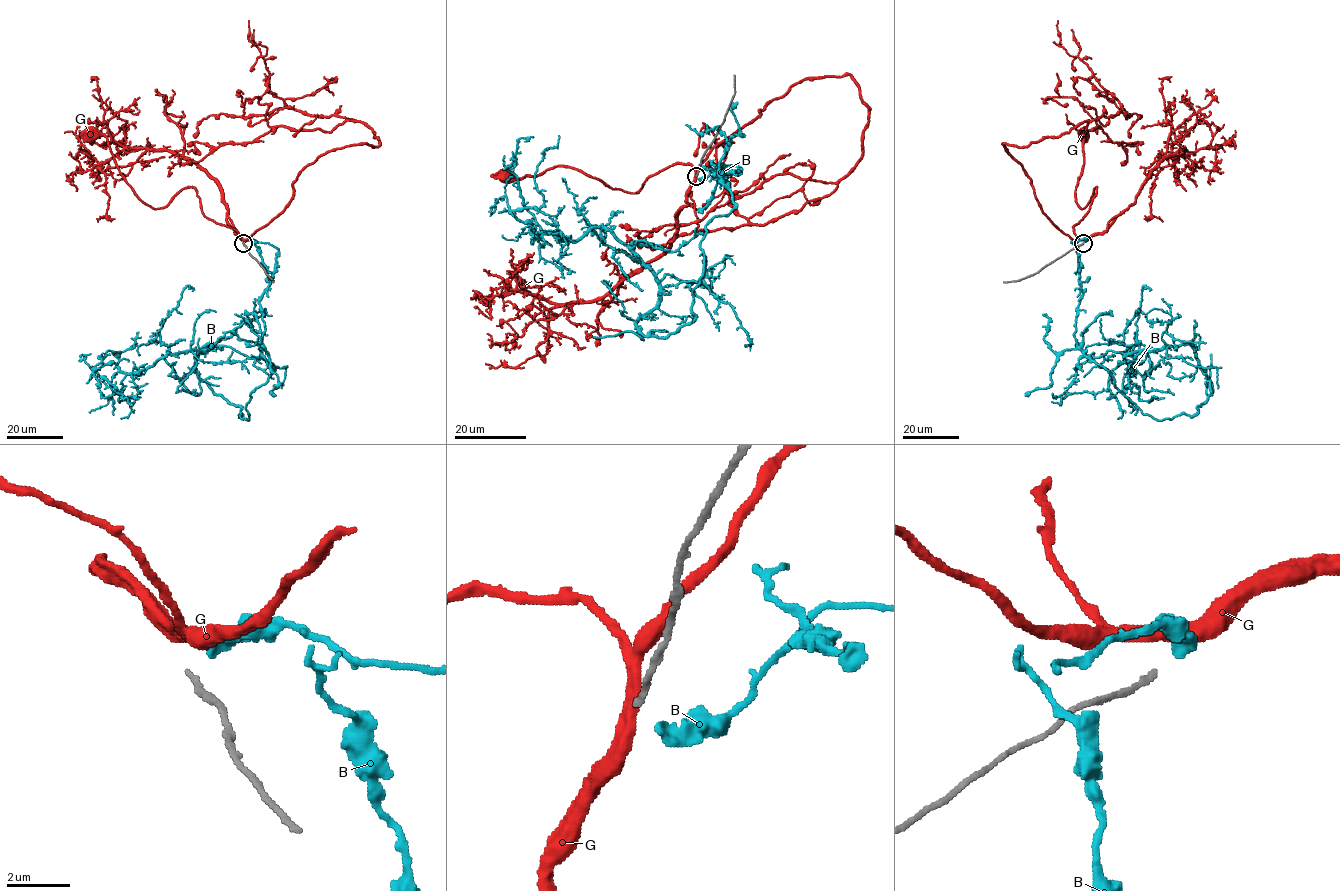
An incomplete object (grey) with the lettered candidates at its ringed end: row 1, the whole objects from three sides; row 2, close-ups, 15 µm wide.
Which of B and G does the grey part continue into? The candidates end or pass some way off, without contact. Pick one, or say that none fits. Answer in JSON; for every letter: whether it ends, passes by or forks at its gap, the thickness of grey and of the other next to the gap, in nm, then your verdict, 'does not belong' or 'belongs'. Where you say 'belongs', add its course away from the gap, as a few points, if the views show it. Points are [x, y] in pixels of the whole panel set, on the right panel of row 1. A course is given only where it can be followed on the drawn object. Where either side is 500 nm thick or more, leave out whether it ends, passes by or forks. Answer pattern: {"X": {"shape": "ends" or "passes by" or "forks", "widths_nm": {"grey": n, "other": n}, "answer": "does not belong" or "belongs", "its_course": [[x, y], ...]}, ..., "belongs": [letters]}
{"B": {"shape": "ends", "widths_nm": {"grey": 170, "other": 440}, "answer": "does not belong"}, "G": {"shape": "passes by", "widths_nm": {"grey": 170, "other": 420}, "answer": "does not belong"}, "belongs": []}

